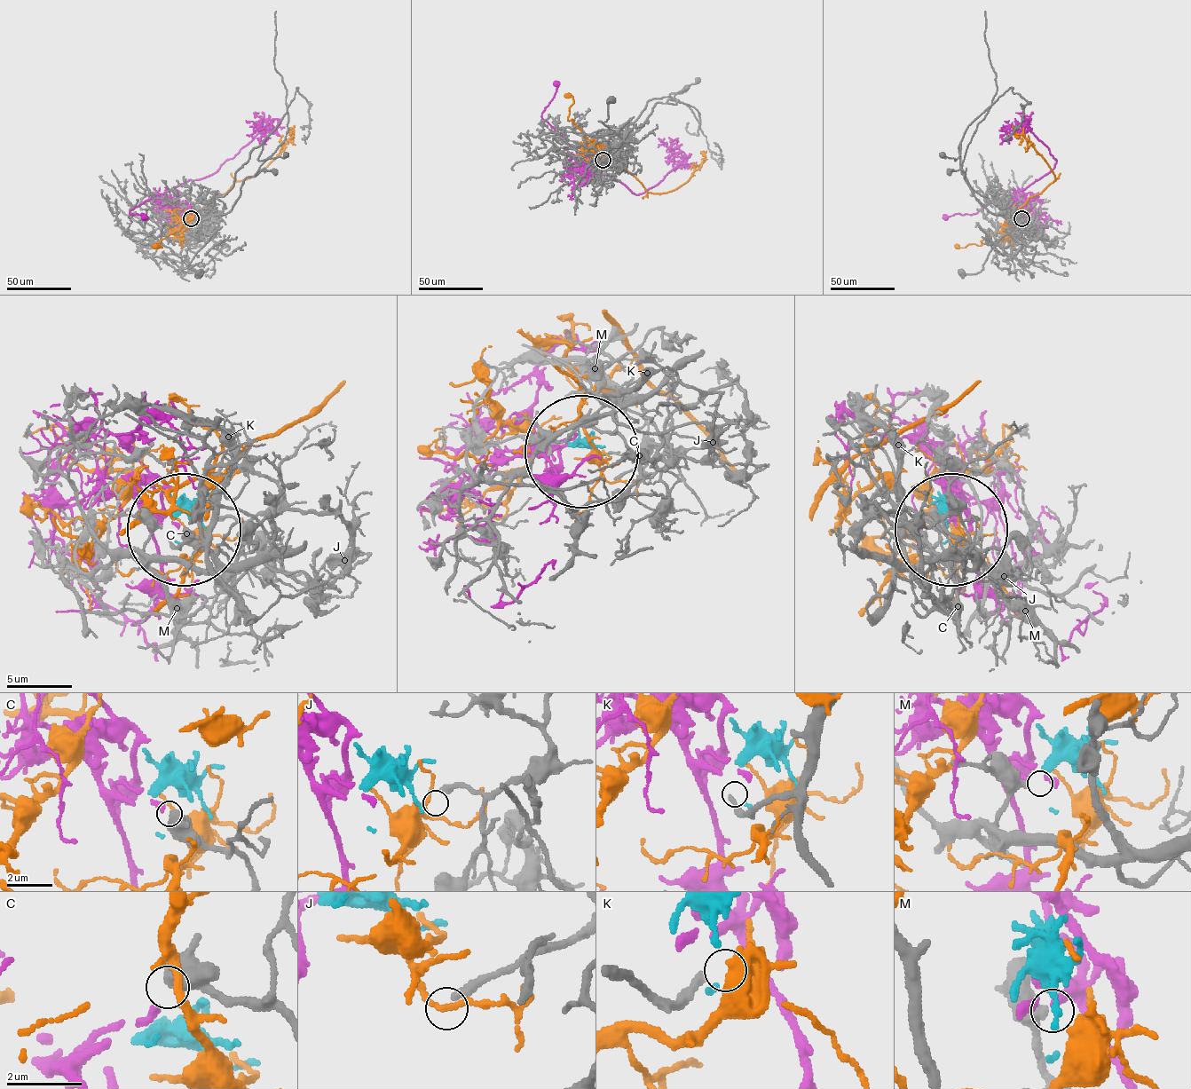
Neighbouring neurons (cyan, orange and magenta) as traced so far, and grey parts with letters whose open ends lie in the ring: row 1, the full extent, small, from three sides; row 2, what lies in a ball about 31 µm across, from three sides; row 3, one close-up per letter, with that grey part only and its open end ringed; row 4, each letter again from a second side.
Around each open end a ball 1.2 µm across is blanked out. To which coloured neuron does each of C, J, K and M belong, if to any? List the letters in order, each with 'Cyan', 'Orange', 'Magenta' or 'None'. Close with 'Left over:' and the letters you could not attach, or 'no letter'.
C: Magenta
J: None
K: None
M: Cyan
Left over: J, K

